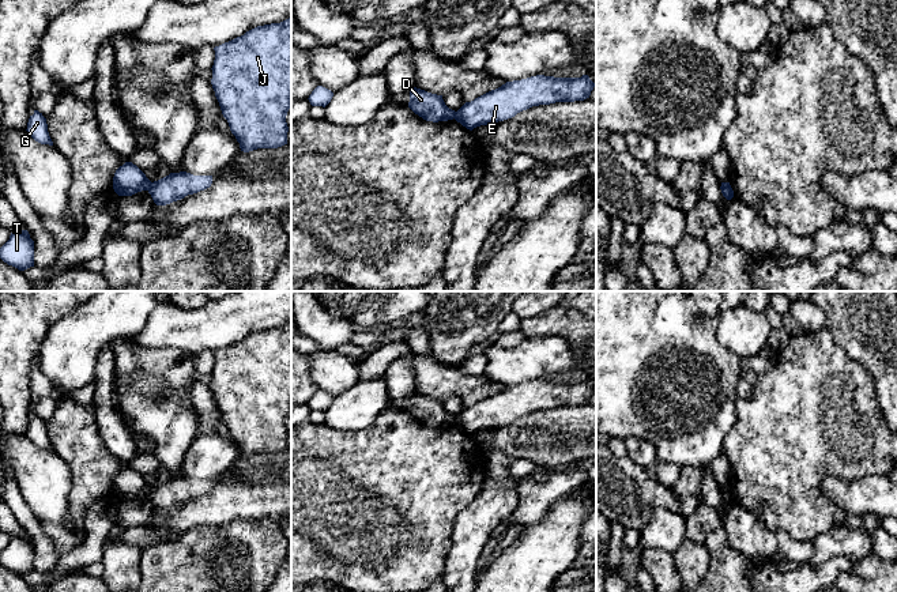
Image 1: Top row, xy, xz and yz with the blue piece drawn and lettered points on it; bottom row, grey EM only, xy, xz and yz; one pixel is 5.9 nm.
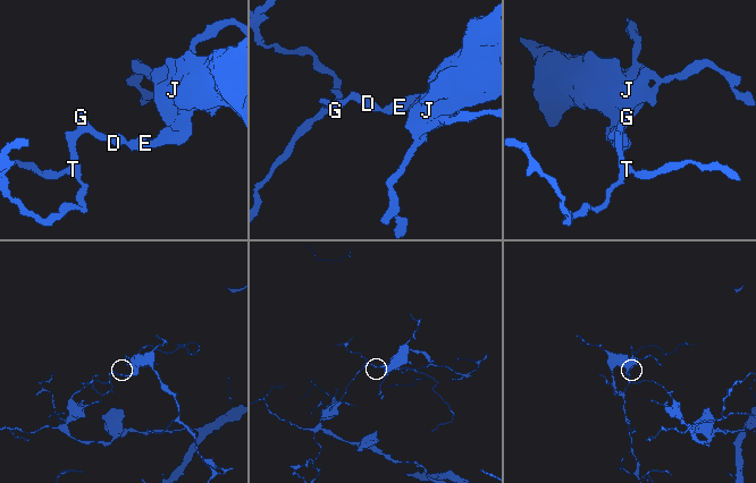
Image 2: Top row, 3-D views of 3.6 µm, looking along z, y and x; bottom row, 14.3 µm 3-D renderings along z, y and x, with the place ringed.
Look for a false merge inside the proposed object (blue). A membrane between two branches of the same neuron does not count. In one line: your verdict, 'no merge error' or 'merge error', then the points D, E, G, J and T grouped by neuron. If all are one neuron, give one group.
merge error; groups D G T / E J

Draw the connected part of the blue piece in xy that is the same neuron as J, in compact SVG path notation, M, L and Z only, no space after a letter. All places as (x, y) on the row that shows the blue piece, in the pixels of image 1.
M291 16L214 48L211 84L244 152L287 144Z

